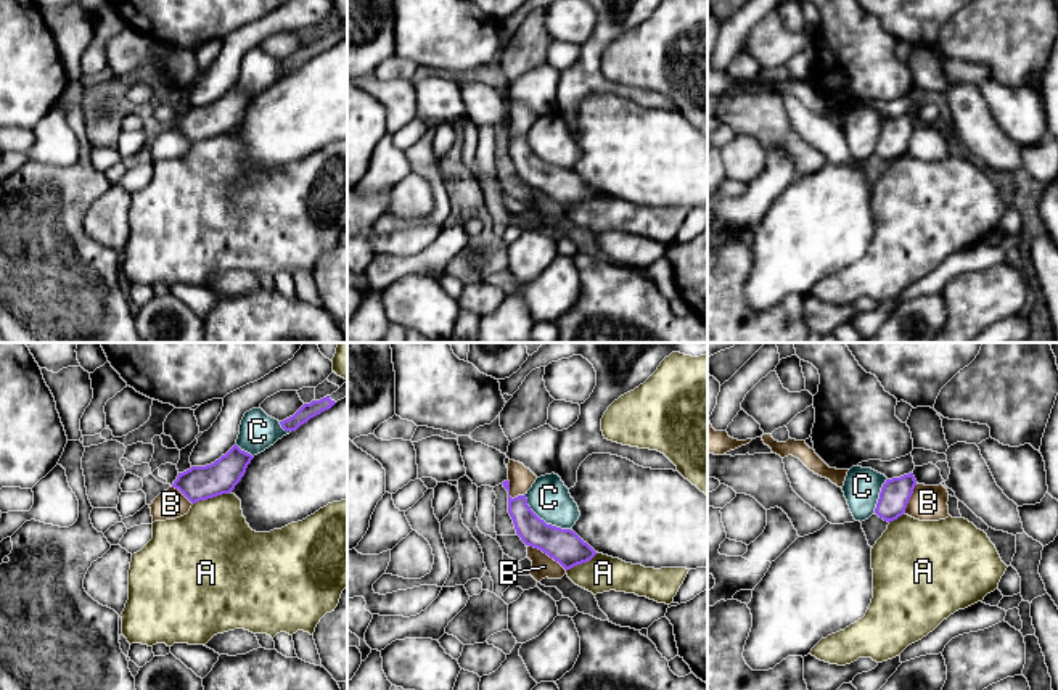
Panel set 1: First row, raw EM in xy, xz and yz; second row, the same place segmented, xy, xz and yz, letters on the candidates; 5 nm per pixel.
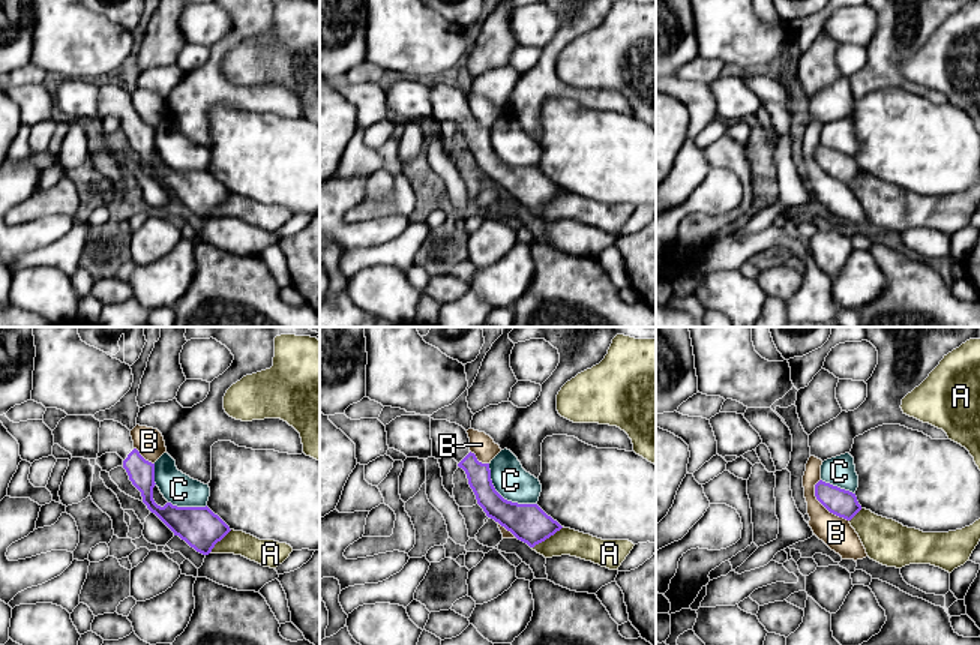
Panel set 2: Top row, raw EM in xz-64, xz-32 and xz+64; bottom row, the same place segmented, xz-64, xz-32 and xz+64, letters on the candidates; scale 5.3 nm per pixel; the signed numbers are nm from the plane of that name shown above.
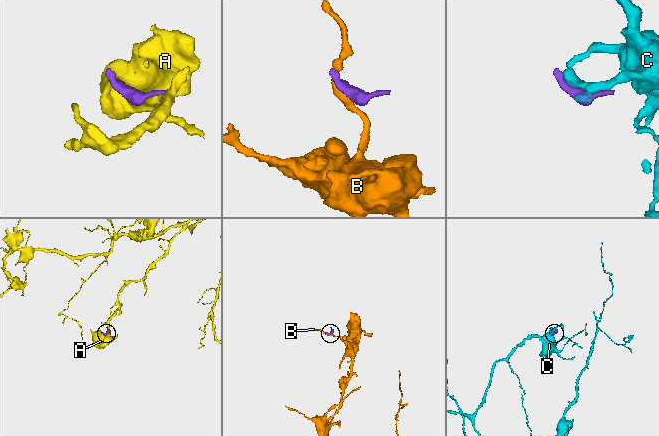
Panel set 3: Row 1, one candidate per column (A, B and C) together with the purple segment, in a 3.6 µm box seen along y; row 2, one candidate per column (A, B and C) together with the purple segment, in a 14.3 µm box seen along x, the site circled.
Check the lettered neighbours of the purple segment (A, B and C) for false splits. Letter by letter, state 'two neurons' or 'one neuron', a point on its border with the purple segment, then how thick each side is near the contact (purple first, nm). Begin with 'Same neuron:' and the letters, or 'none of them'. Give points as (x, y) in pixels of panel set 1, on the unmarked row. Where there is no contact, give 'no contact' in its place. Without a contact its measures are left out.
Same neuron: none of them
A: two neurons; meets purple in xy at (211, 137); 180 nm thick on the purple side, 420 nm on the other
B: two neurons; meets purple in xz at (547, 193); 170 nm thick on the purple side, 110 nm on the other
C: two neurons; meets purple in xz at (542, 160); 170 nm thick on the purple side, 200 nm on the other

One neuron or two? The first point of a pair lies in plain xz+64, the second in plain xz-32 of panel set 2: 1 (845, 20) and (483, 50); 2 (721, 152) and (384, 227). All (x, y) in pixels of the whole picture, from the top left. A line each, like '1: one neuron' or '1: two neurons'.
1: two neurons
2: two neurons

